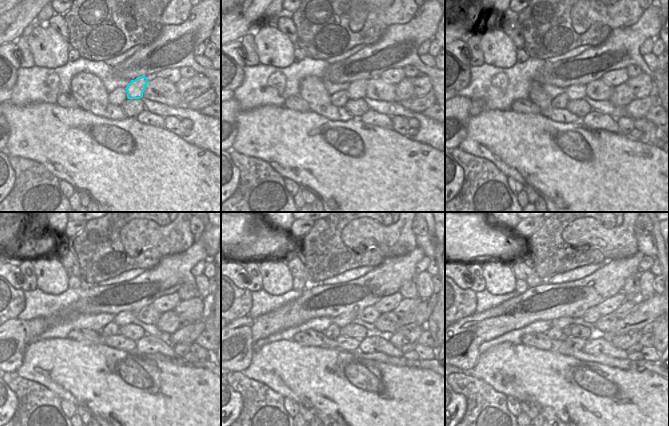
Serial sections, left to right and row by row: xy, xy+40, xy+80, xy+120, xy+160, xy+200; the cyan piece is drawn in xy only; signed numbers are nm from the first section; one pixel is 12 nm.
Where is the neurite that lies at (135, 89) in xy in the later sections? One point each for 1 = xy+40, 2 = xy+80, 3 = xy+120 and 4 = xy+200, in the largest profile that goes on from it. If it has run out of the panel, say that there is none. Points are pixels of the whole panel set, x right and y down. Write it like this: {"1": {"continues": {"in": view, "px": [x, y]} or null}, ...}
{"1": {"continues": {"in": "xy+40", "px": [357, 90]}}, "2": {"continues": {"in": "xy+80", "px": [575, 92]}}, "3": {"continues": {"in": "xy+120", "px": [126, 317]}}, "4": {"continues": {"in": "xy+200", "px": [562, 322]}}}

